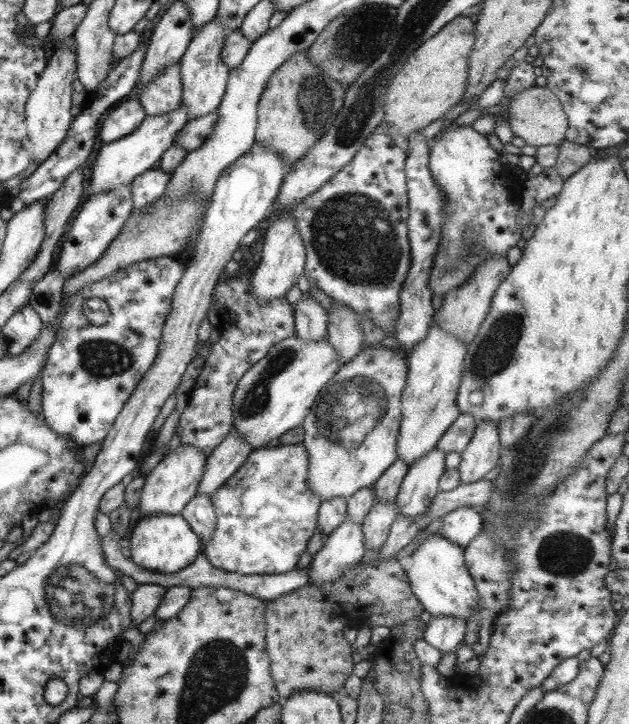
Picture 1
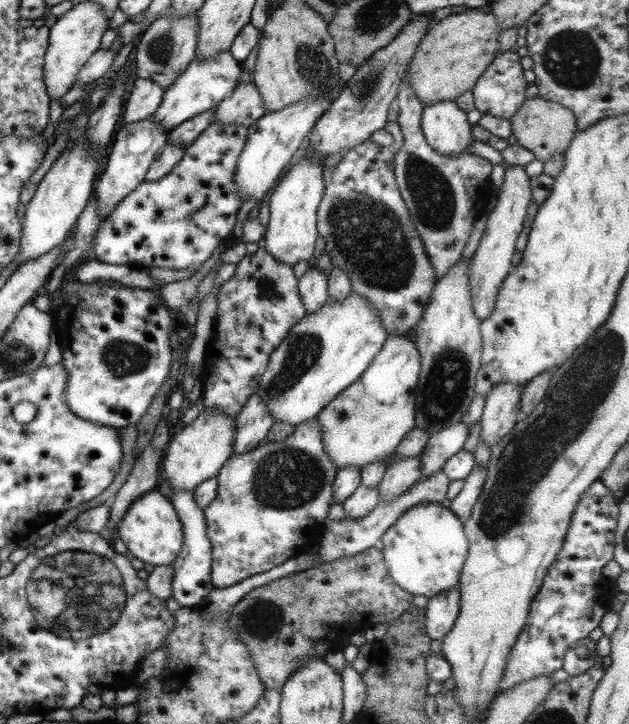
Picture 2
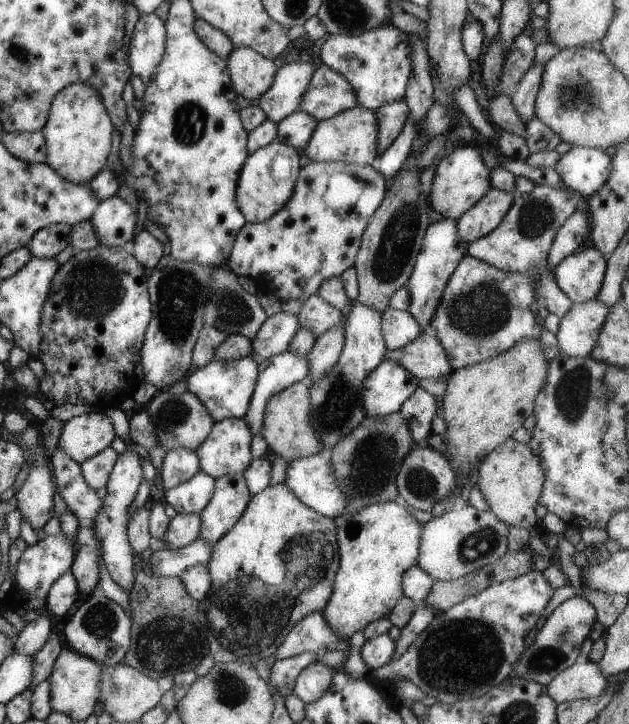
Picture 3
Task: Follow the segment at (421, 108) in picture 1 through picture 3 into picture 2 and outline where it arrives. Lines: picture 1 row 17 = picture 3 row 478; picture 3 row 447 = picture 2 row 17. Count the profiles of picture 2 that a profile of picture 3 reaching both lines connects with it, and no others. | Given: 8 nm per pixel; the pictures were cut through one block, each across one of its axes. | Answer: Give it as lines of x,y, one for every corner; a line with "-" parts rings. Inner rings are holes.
480,8
453,13
432,22
418,44
406,75
420,104
424,106
434,101
454,101
460,94
473,90
479,76
482,76
497,55
500,35
496,15

